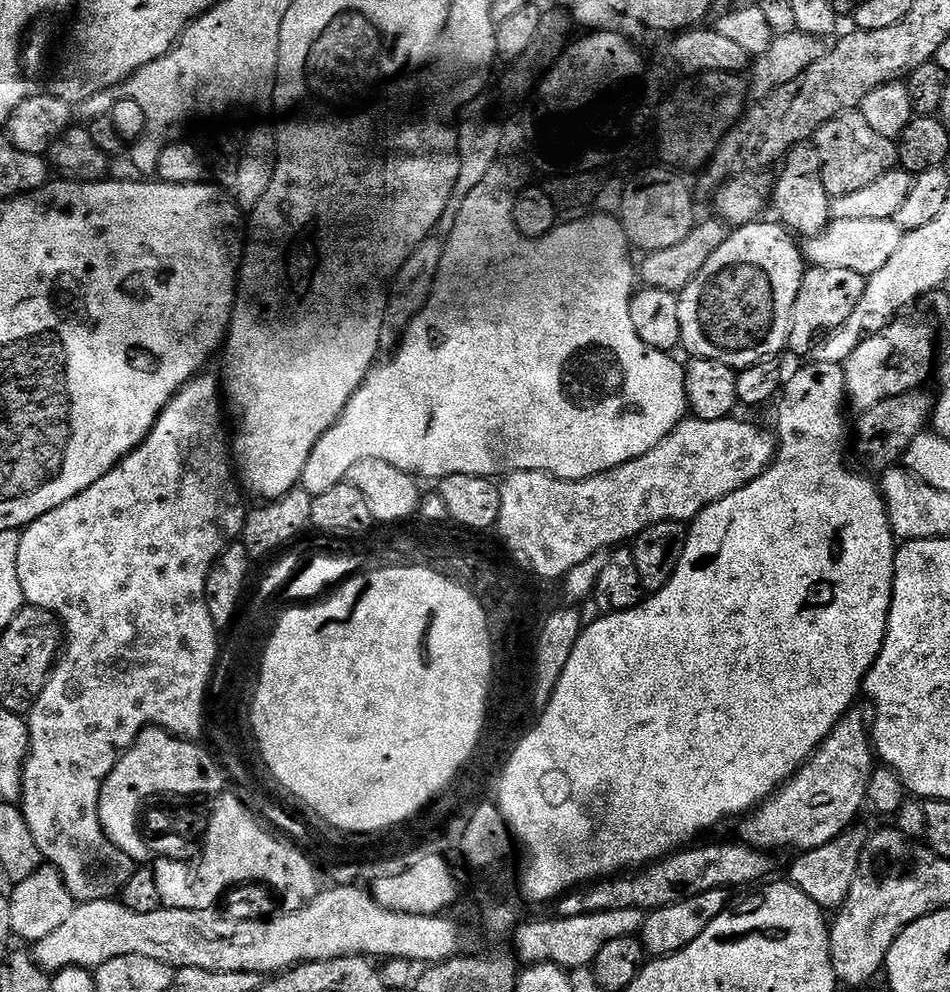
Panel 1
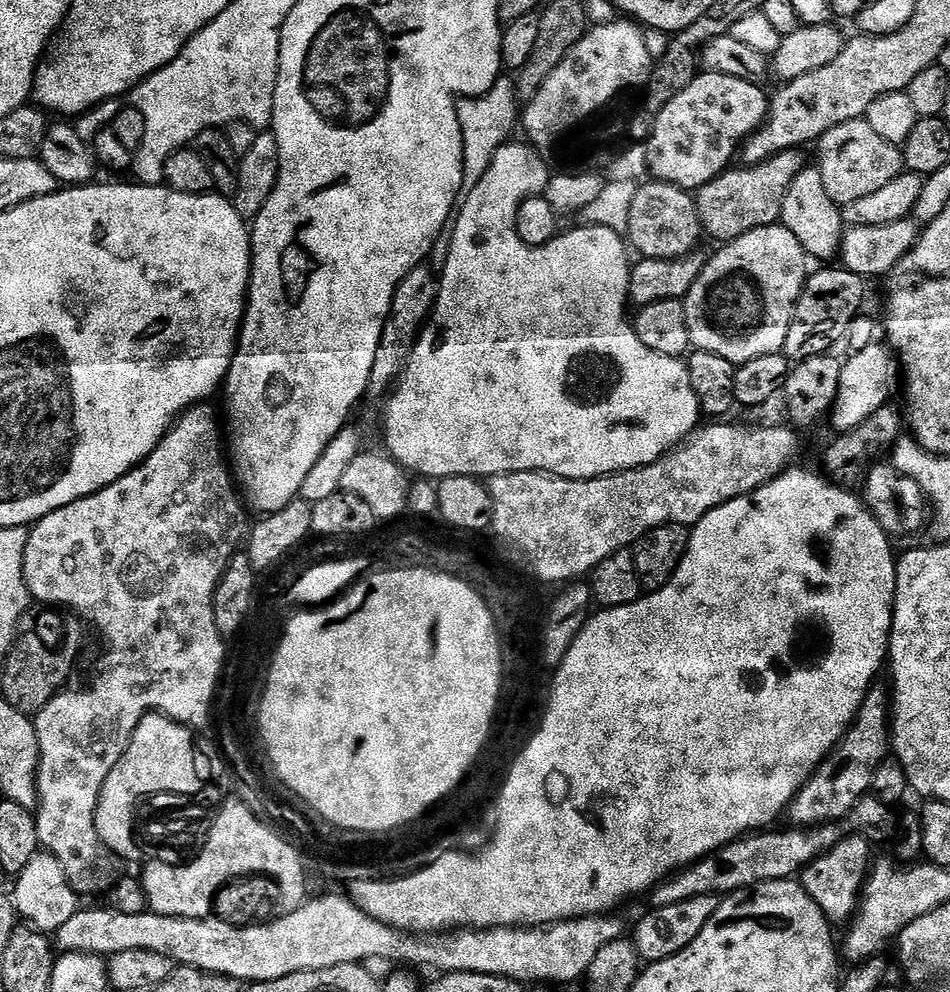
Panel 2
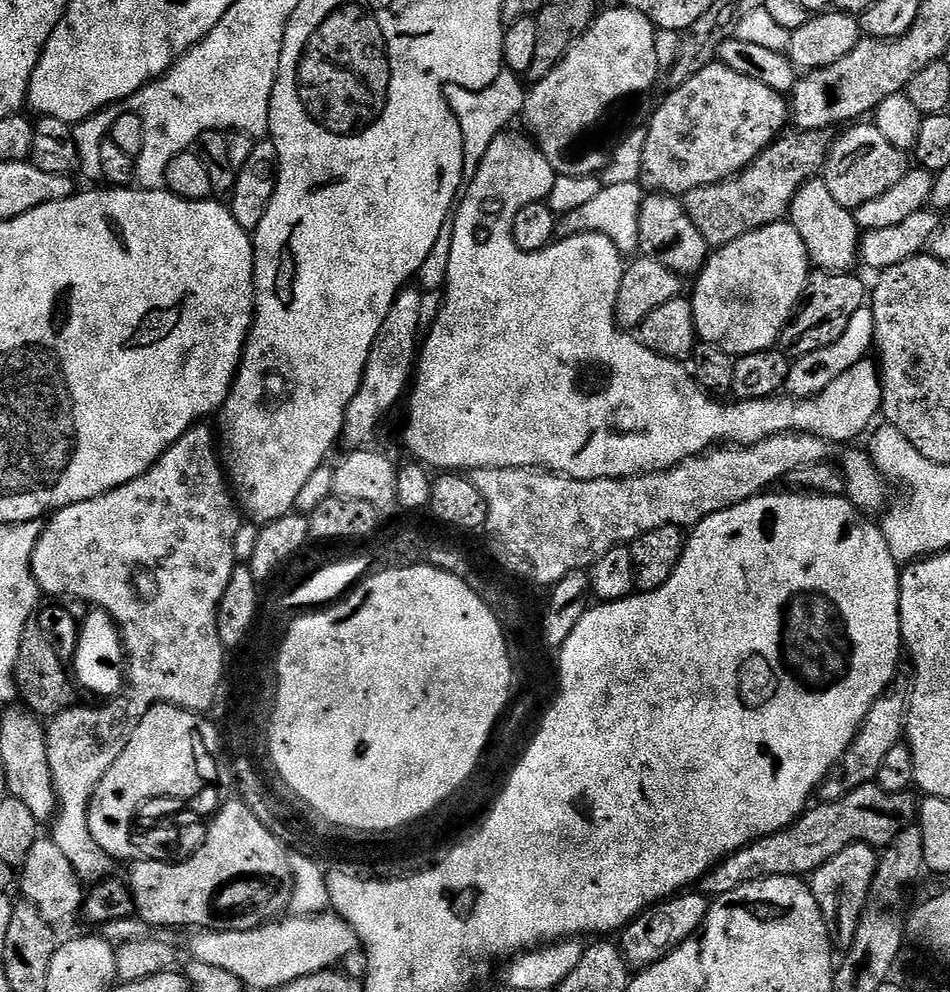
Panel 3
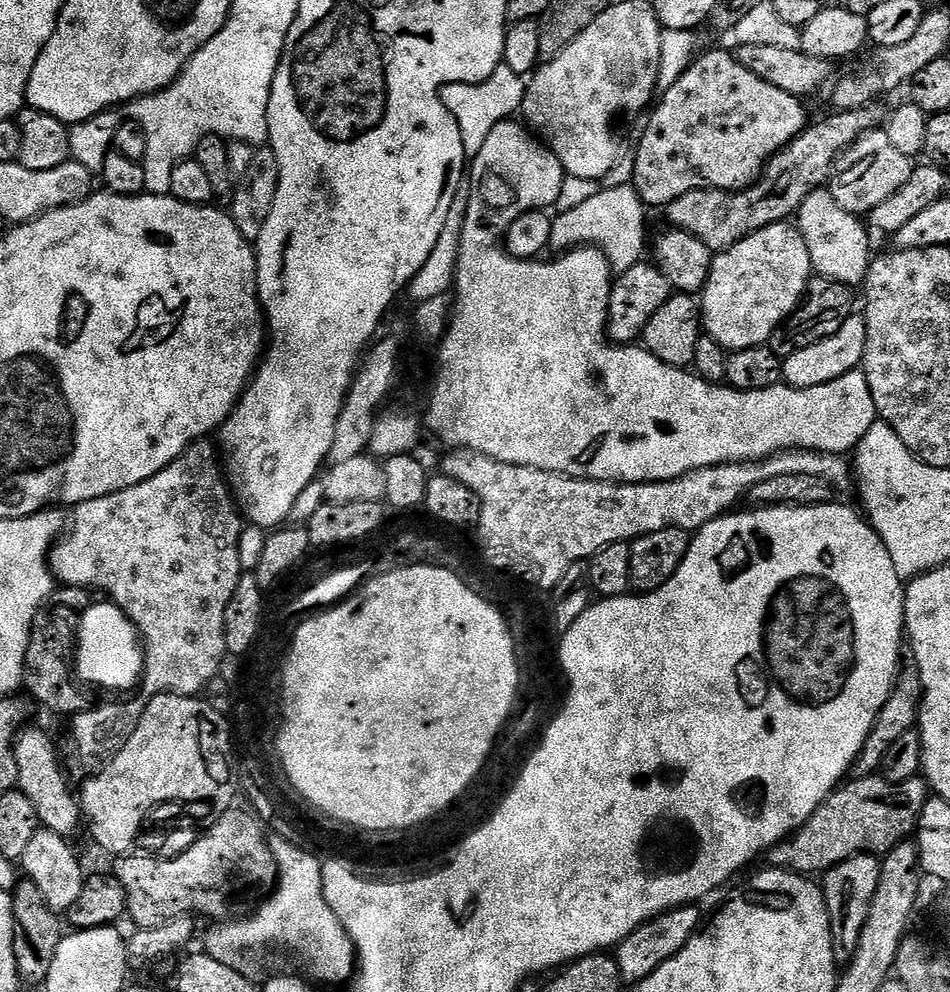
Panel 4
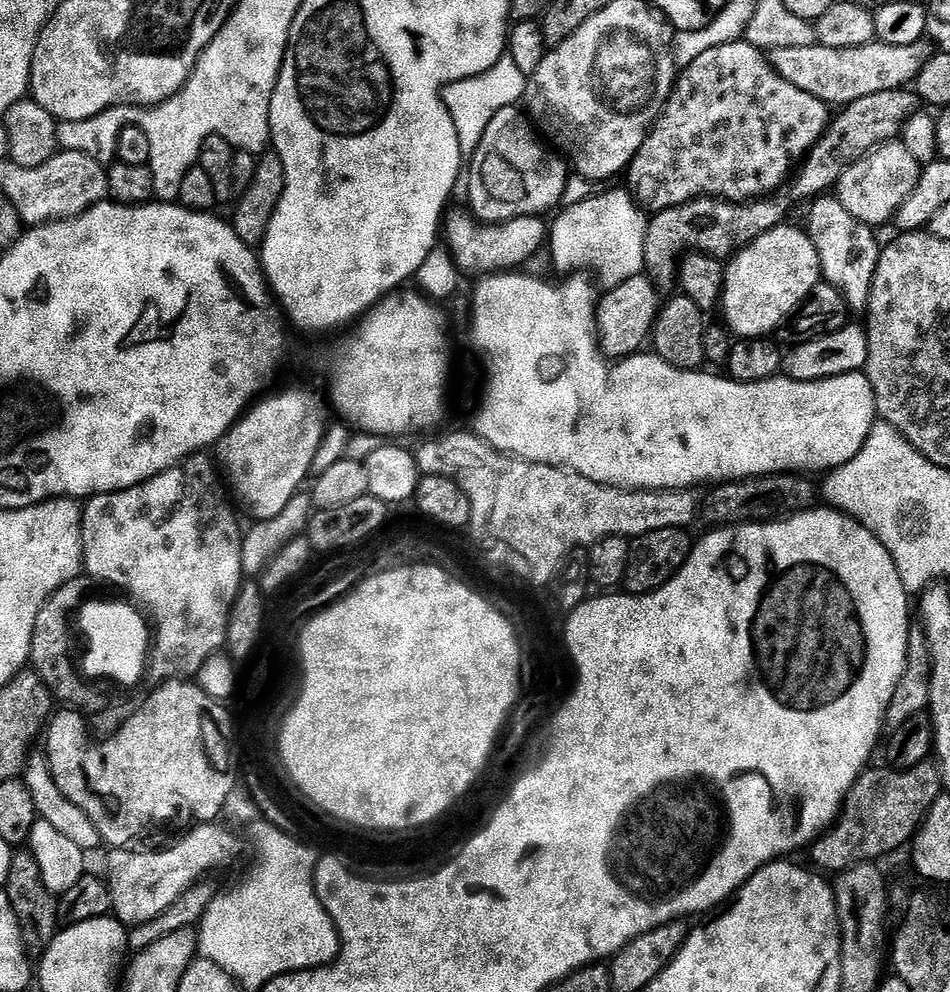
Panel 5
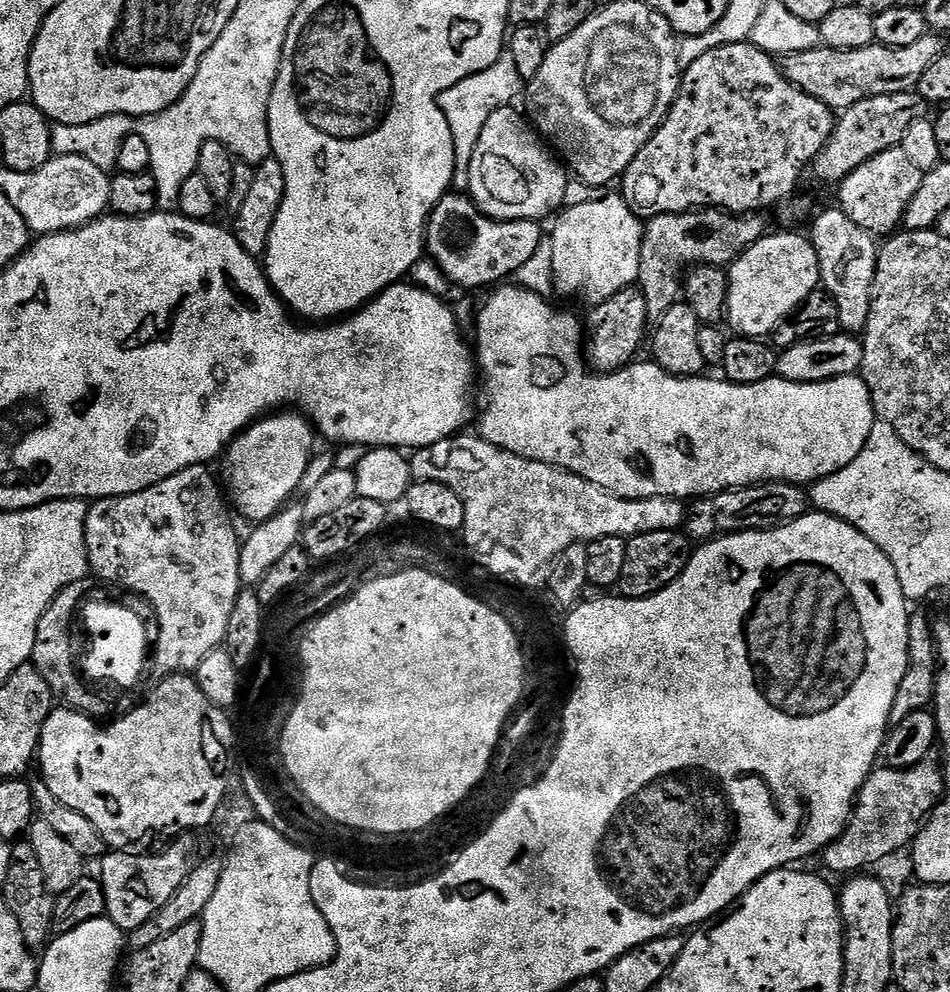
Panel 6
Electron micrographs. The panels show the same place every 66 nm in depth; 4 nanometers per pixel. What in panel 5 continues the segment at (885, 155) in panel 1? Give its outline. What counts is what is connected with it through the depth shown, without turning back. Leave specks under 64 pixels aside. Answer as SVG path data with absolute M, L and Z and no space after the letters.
M899 139L889 140L887 144L879 144L873 152L867 152L861 160L856 160L844 171L842 178L834 189L836 199L858 218L858 222L869 226L884 224L893 219L897 210L910 198L910 190L918 186L921 164L906 150Z

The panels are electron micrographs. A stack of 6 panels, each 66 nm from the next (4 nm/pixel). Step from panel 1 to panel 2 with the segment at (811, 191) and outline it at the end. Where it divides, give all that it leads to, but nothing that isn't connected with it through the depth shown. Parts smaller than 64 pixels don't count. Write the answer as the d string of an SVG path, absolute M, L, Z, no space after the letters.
M806 166L800 171L798 178L790 182L790 190L786 190L786 198L782 202L780 220L790 230L790 234L798 238L798 242L813 261L832 262L837 259L846 231L844 214L841 205L835 204L830 194L826 194L819 167Z

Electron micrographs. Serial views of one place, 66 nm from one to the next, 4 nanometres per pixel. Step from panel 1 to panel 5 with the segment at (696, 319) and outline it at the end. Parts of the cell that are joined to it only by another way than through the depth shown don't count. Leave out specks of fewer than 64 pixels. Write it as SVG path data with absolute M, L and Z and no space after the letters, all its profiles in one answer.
M785 222L780 227L770 230L766 234L762 234L753 244L747 244L741 252L737 252L735 256L727 261L724 270L724 286L722 291L722 309L724 308L723 323L733 337L743 338L745 340L755 340L757 338L767 337L769 334L775 333L776 329L804 303L804 300L814 290L814 286L821 283L820 259L818 258L818 250L814 250L814 242L809 238L807 231L803 227L791 228L791 223Z

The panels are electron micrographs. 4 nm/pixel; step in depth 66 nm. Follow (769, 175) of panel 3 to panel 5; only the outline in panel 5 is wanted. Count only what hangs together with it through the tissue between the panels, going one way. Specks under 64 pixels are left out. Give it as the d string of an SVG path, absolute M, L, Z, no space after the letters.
M899 88L898 90L886 90L882 94L870 94L866 98L858 98L858 102L850 102L839 109L840 112L831 117L828 128L824 136L817 142L808 155L804 157L791 181L792 189L777 191L763 198L757 198L747 202L733 202L719 198L697 198L686 202L682 206L670 206L670 210L662 210L655 213L649 219L646 230L646 246L644 247L644 267L649 280L653 281L657 289L673 287L674 277L678 272L678 259L689 250L703 252L705 256L717 258L731 258L737 252L741 252L747 244L753 244L762 234L780 227L789 219L788 211L792 208L792 200L805 200L811 202L835 189L837 182L842 178L842 174L856 160L861 160L867 152L873 152L879 144L887 144L889 140L897 139L903 133L904 124L917 112L917 108L912 105L912 99L916 97L915 91Z

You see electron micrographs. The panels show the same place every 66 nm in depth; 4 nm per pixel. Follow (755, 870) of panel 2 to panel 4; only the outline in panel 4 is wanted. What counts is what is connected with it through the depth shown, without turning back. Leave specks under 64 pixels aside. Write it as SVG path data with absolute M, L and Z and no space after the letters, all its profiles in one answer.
M864 774L856 779L860 780L849 779L847 782L841 783L839 787L837 787L835 791L829 795L828 799L825 800L823 804L818 806L818 810L814 810L812 817L809 818L806 823L804 823L803 826L798 829L798 831L793 832L791 837L787 840L784 840L781 844L775 844L775 846L769 848L766 853L766 860L769 860L767 863L771 865L771 867L782 868L785 872L799 872L801 876L812 878L817 874L829 872L829 870L834 866L838 866L842 862L846 862L855 856L867 854L870 856L879 857L881 854L889 852L890 849L895 846L895 844L907 841L909 837L913 835L916 823L919 820L921 808L930 796L930 790L927 786L927 781L917 776L916 778L907 780L901 784L892 784L888 780L884 779L883 775L880 774Z

